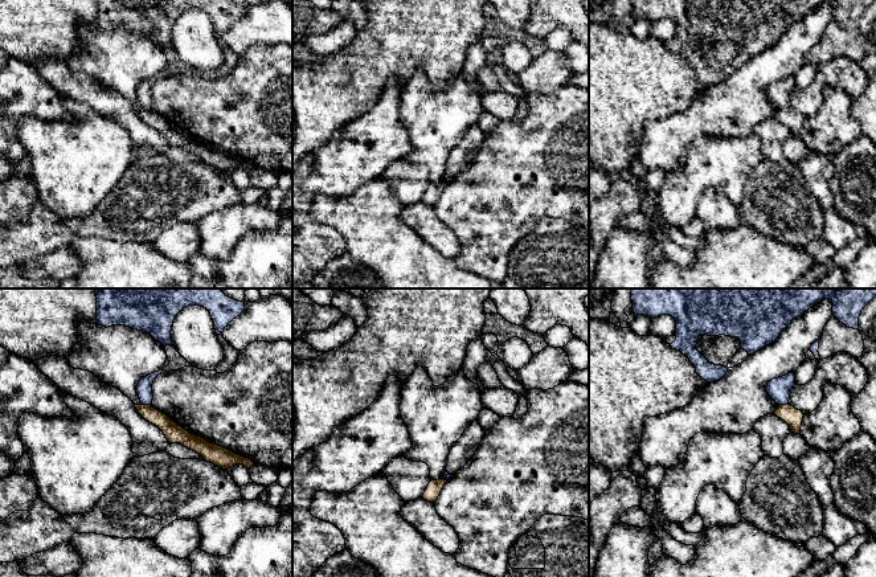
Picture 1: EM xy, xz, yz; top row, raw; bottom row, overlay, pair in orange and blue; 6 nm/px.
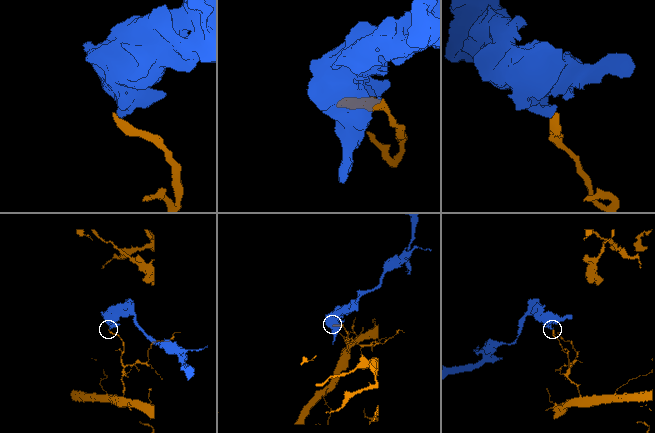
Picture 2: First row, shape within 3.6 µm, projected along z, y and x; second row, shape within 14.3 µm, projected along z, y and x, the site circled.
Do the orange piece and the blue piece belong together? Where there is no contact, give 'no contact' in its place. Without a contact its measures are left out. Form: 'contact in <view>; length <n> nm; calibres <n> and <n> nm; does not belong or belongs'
contact in xy; length 70 nm; calibres 110 and 100 nm; does not belong

